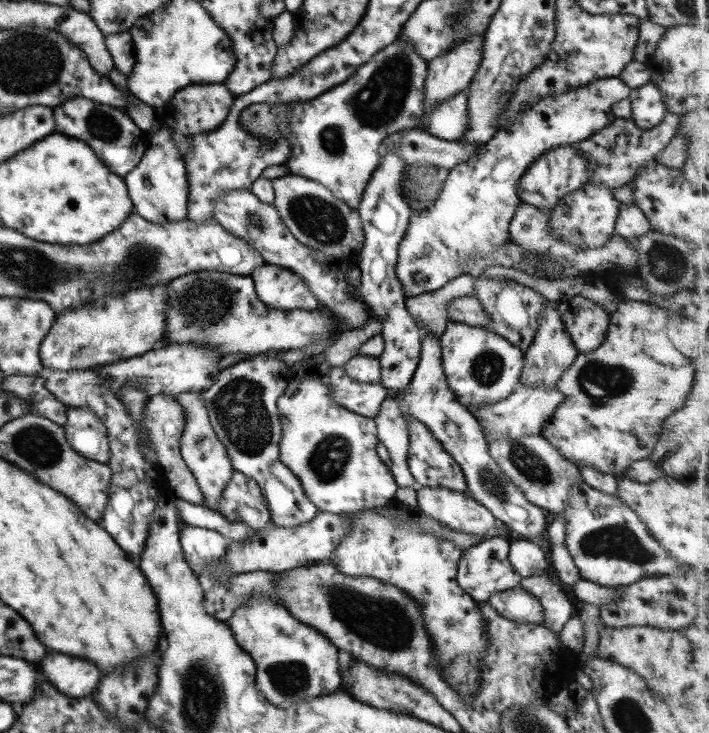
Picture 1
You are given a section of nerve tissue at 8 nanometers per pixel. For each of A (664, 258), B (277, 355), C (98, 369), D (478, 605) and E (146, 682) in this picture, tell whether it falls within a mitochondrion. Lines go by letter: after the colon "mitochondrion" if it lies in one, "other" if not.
A: mitochondrion
B: other
C: other
D: other
E: other

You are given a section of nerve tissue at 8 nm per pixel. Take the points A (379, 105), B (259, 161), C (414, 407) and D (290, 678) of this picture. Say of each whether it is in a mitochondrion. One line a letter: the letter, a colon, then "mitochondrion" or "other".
A: mitochondrion
B: other
C: other
D: mitochondrion

